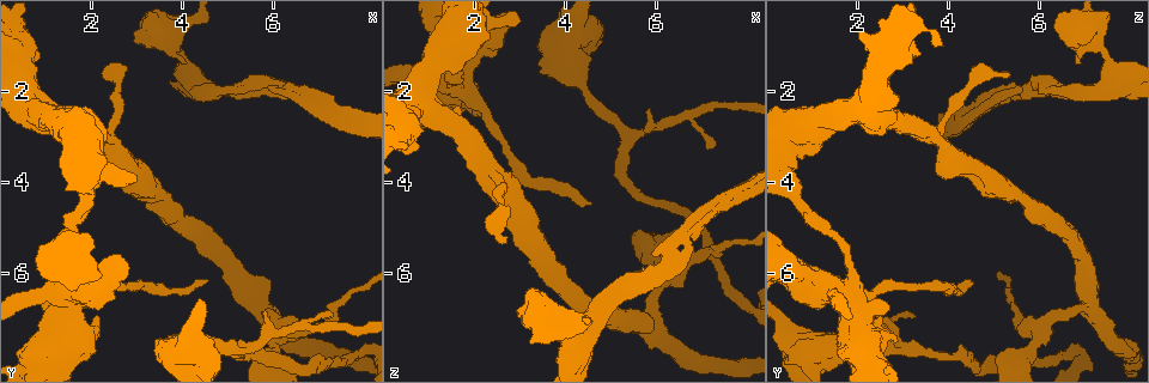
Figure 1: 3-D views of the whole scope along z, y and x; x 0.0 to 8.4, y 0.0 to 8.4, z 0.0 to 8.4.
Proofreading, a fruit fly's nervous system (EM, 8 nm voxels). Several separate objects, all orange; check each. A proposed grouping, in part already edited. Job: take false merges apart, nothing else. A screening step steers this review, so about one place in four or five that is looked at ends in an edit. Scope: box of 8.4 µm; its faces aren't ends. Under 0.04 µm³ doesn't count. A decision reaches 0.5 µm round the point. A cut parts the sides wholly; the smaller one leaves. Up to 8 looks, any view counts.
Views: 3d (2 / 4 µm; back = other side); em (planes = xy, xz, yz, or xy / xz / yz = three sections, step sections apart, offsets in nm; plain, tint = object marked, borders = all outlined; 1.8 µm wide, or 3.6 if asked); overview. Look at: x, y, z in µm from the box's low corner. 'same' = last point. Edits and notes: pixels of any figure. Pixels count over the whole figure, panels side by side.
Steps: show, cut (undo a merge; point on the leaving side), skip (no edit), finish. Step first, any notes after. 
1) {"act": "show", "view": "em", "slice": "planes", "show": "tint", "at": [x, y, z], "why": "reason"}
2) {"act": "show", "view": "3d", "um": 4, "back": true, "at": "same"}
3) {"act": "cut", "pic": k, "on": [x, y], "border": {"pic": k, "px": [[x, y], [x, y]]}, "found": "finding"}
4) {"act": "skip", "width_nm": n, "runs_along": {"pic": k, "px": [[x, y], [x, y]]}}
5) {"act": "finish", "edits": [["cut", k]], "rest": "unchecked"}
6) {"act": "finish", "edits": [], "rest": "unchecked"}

{"act": "show", "view": "3d", "um": 4, "at": [1.65, 6.45, 1.85], "why": "branch point"}

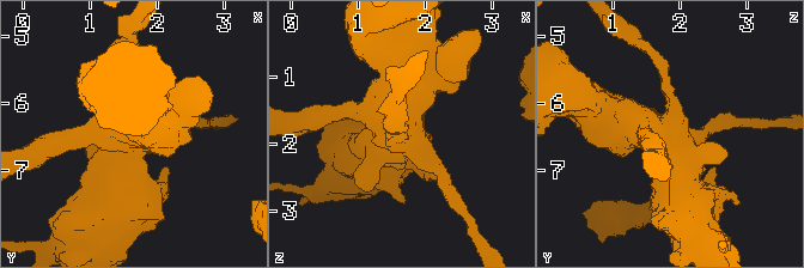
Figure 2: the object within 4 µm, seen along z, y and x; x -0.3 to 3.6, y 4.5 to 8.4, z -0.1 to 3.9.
{"act": "show", "view": "em", "um": 3.6, "slice": "xy", "step": 4, "show": "tint", "at": [1.55, 6.40, 1.85]}

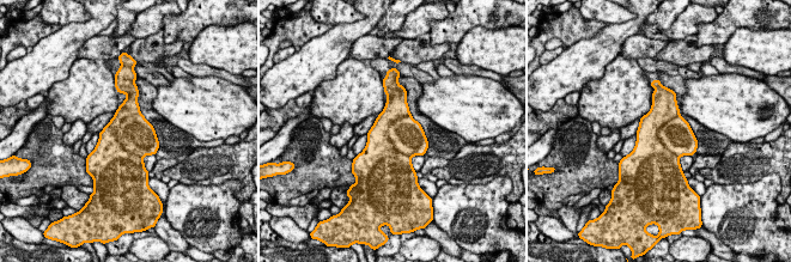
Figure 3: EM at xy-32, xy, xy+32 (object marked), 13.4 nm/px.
{"act": "cut", "pic": 3, "on": [133, 133], "found": "a second neuron is stuck on"}

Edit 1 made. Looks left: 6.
{"act": "show", "view": "3d", "um": 4, "at": [2.30, 3.05, 3.75], "why": "narrows sharply"}

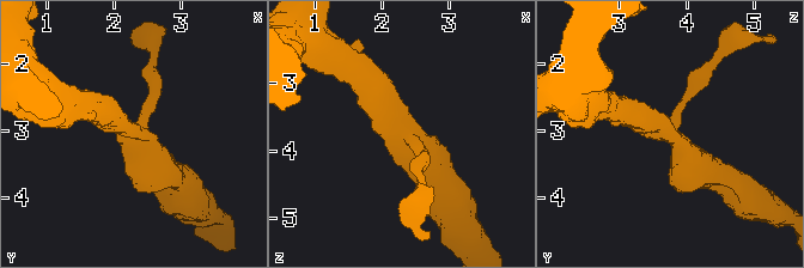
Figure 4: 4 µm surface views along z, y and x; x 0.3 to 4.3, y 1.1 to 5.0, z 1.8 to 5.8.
{"act": "show", "view": "em", "slice": "planes", "show": "tint", "at": [2.35, 3.10, 3.80], "arms": 3, "arm_widths_nm": [170, 400, 550]}

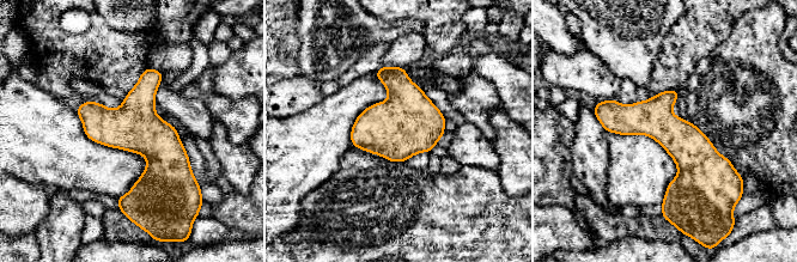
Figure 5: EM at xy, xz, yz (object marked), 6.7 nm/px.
{"act": "skip", "found": "one neuron here"}

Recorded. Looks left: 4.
{"act": "show", "view": "em", "slice": "planes", "show": "plain", "at": [4.20, 1.70, 7.60]}

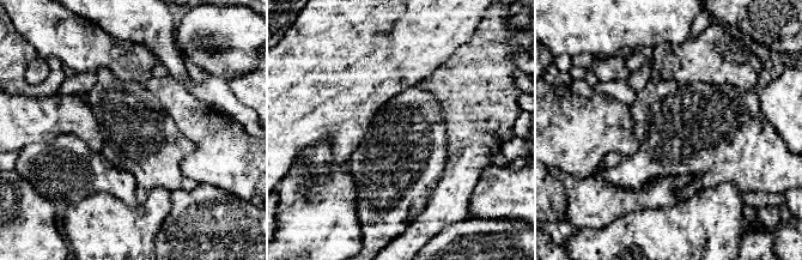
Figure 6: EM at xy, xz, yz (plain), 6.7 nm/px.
{"act": "show", "view": "em", "slice": "planes", "show": "tint", "at": "same", "why": "where the object lies"}

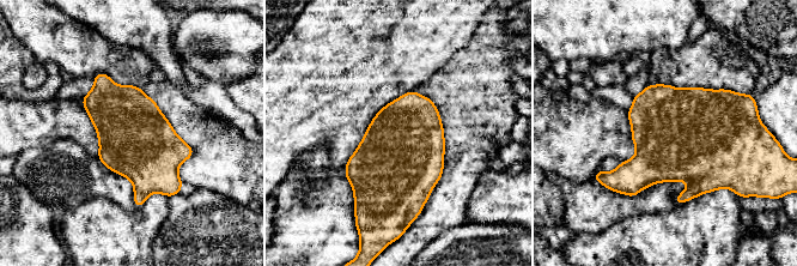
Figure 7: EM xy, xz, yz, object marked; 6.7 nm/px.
{"act": "skip", "width_nm": 500, "found": "one neuron here"}

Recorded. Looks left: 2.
{"act": "finish", "edits": [["cut", 3]], "rest": "unchecked"}

